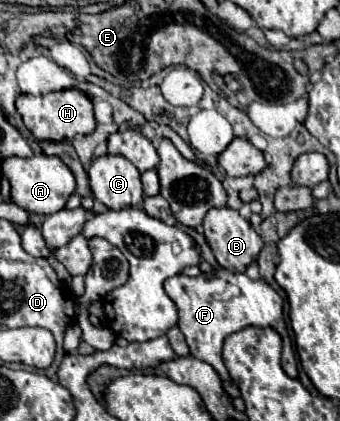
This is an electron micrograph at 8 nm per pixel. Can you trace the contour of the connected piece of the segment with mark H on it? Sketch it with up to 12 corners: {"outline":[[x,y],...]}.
{"outline":[[78,89],[20,95],[16,109],[38,141],[64,141],[96,127]]}

